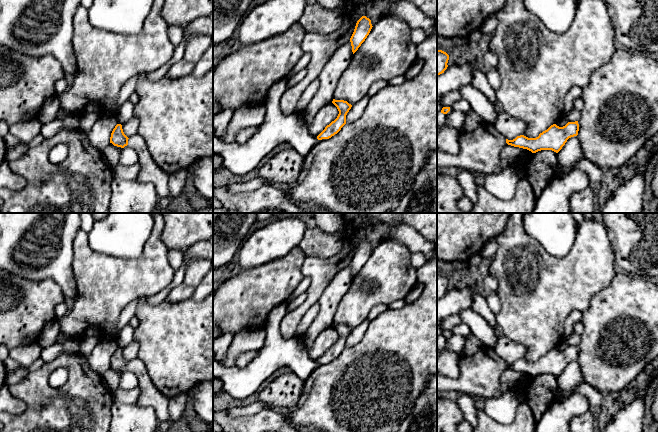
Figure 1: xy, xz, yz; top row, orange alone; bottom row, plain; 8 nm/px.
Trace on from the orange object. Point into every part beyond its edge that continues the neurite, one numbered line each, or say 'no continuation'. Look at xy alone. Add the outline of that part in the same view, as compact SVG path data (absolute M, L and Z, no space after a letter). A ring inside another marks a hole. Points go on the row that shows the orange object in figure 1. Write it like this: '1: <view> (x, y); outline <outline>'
1: xy (150, 172); outline M139 135L132 136L128 139L128 146L133 148L138 154L140 171L135 180L143 183L152 183L159 198L168 197L169 174L153 161L145 140Z

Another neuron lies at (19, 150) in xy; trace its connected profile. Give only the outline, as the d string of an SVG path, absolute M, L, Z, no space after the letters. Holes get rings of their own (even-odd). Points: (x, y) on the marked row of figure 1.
M19 143L18 145L10 148L6 152L6 160L11 161L16 158L22 157L23 155L26 154L28 151L29 147L24 144L24 143Z

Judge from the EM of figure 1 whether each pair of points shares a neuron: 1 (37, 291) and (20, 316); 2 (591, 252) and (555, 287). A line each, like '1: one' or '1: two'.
1: one
2: one

